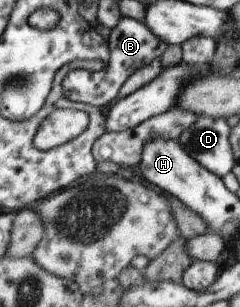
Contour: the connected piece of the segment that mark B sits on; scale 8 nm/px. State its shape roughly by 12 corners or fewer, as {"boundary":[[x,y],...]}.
{"boundary":[[122,16],[106,37],[101,71],[70,71],[68,100],[110,104],[136,70],[169,46],[144,21]]}

